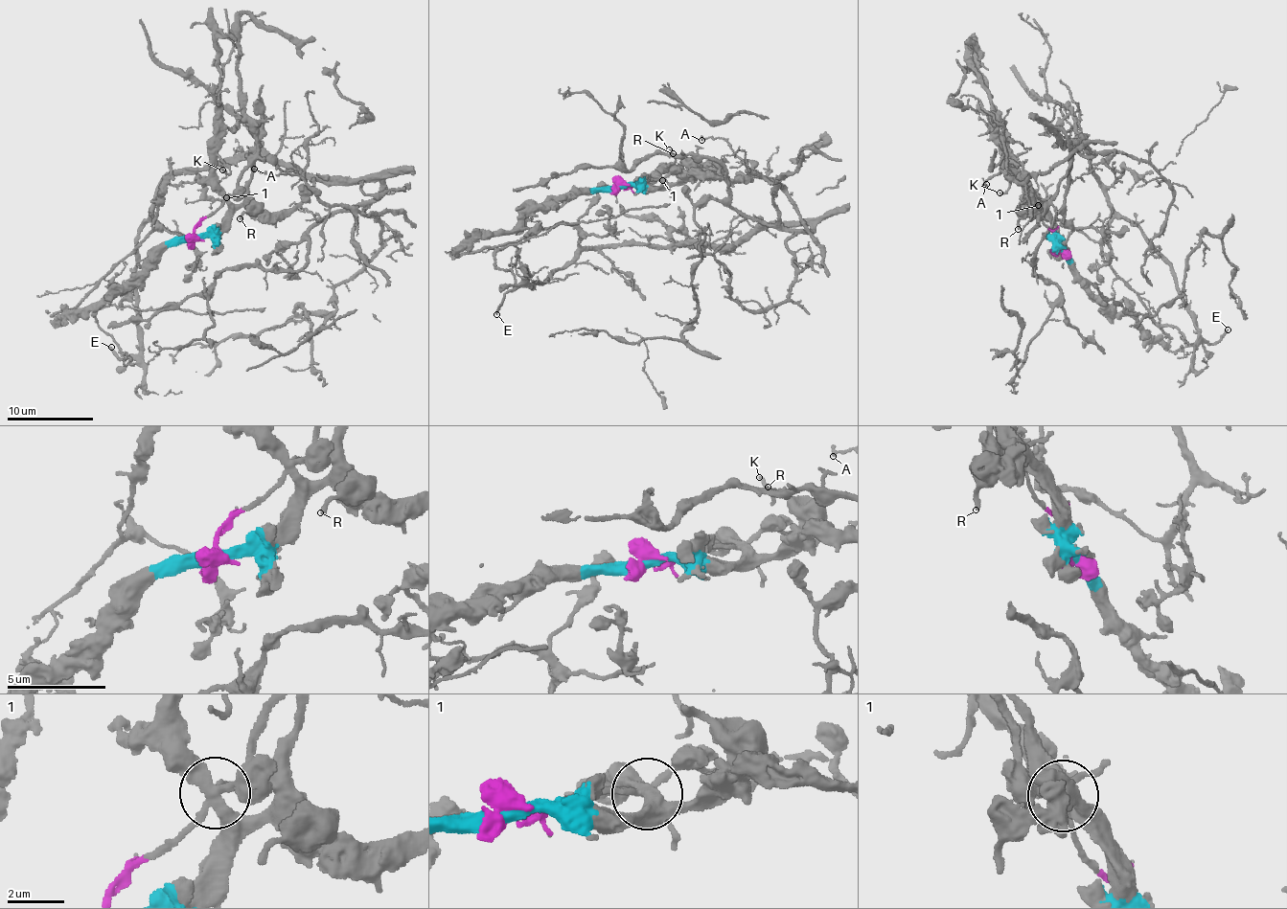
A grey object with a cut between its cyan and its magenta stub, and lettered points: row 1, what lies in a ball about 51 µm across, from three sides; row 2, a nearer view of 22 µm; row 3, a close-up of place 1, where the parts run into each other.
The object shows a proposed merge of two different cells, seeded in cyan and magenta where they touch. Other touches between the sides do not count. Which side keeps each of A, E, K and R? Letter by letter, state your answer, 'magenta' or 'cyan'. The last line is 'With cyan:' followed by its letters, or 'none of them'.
A: cyan
E: cyan
K: cyan
R: cyan
With cyan: A, E, K, R

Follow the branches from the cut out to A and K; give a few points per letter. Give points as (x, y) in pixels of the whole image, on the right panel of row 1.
A: (1061, 250), (1053, 224), (1037, 204), (1030, 208), (1030, 185), (1022, 177), (1001, 171), (989, 176), (987, 185)
K: (1061, 250), (1055, 229), (1045, 212), (1031, 199), (1029, 190), (1014, 175), (1009, 187), (999, 192)

